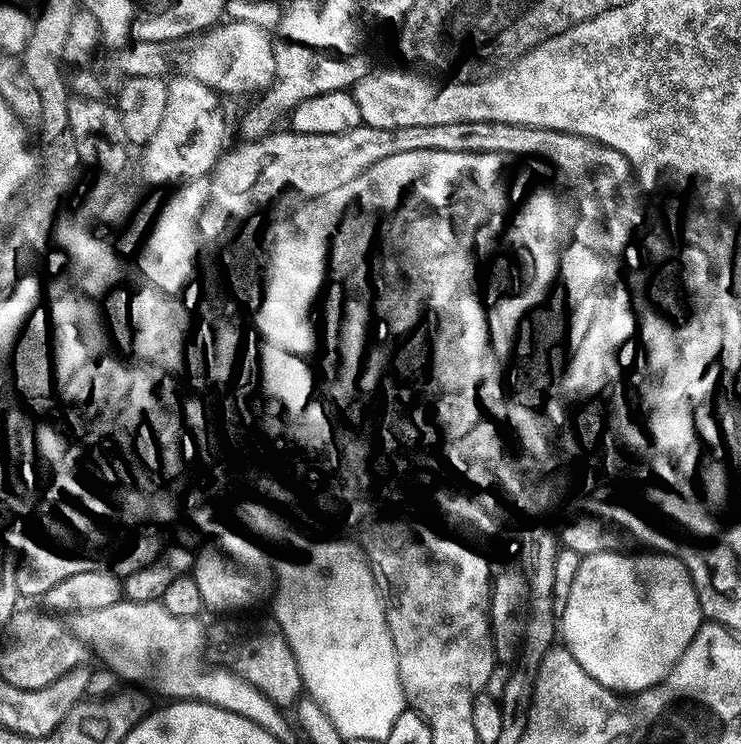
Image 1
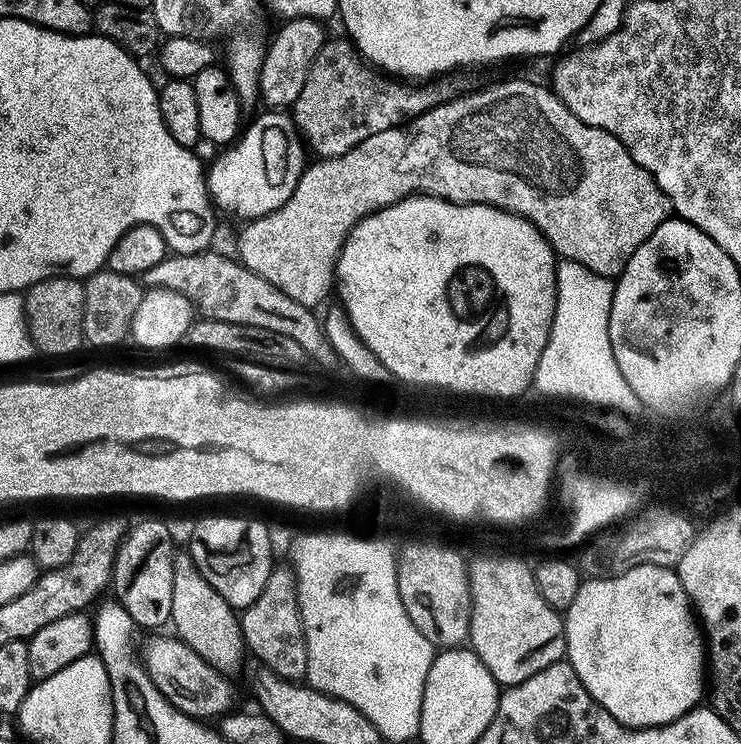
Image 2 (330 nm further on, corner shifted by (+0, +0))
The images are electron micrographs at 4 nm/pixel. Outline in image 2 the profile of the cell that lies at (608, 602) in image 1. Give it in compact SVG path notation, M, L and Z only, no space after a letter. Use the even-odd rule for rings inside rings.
M638 564L634 570L624 572L621 576L585 579L581 583L574 602L570 602L570 606L563 613L562 619L564 621L564 643L566 645L567 663L571 664L572 669L578 674L582 686L586 686L588 693L619 724L625 724L628 728L653 728L659 724L669 724L677 720L682 714L686 714L691 708L697 707L703 701L700 699L706 696L706 640L698 627L697 617L694 615L694 609L688 599L686 590L682 586L680 577L673 569L650 566L649 564Z

